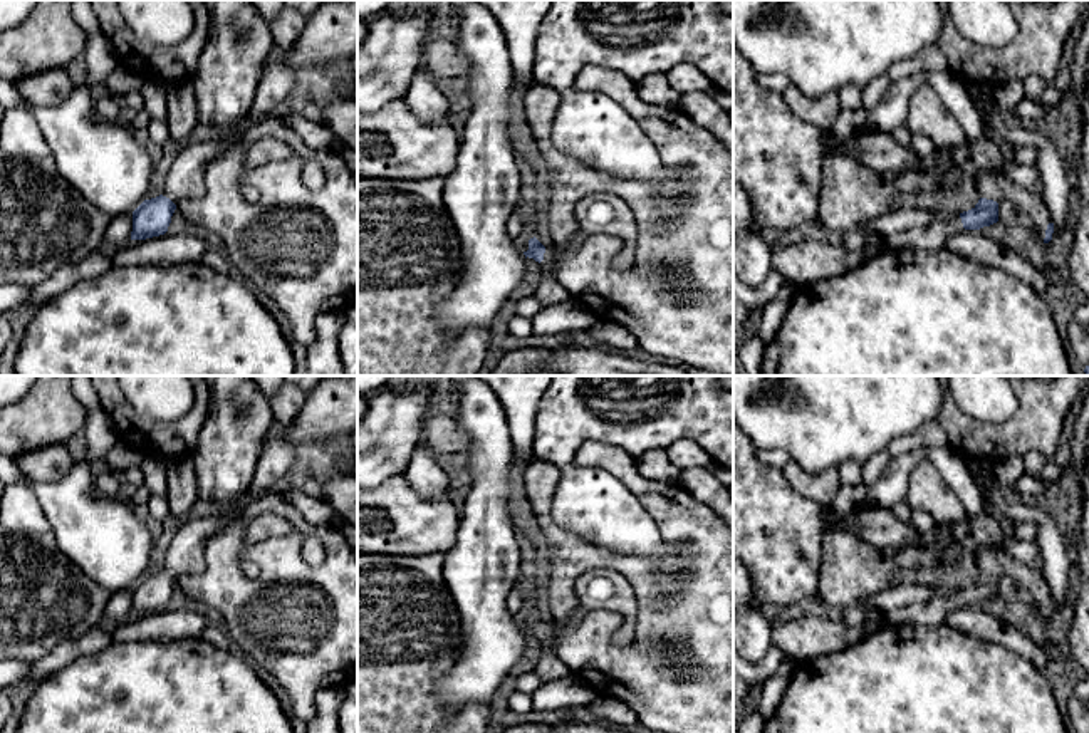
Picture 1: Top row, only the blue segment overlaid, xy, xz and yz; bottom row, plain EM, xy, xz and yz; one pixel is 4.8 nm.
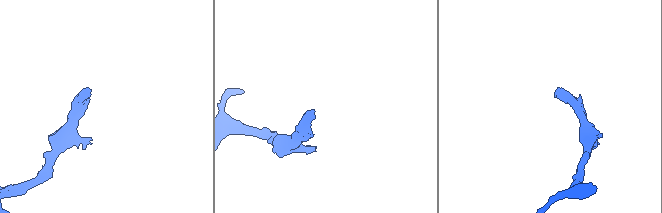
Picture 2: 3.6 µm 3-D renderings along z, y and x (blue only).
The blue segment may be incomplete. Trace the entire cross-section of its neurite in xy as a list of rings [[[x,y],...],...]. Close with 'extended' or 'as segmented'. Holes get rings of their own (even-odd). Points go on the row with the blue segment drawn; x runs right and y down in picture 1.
[[[285,7],[272,27],[272,49],[265,72],[260,79],[248,117],[235,133],[211,138],[208,141],[185,144],[164,181],[164,193],[144,200],[133,211],[131,240],[146,240],[164,235],[171,223],[176,205],[183,200],[200,198],[205,193],[205,169],[208,163],[220,153],[240,141],[242,129],[248,122],[257,122],[268,114],[280,111],[297,84],[297,72],[290,70],[285,64],[287,52],[304,32],[307,18]]] | extended

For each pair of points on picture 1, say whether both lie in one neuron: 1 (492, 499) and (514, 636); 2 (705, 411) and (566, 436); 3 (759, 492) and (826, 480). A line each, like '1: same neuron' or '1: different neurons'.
1: same neuron
2: same neuron
3: different neurons

